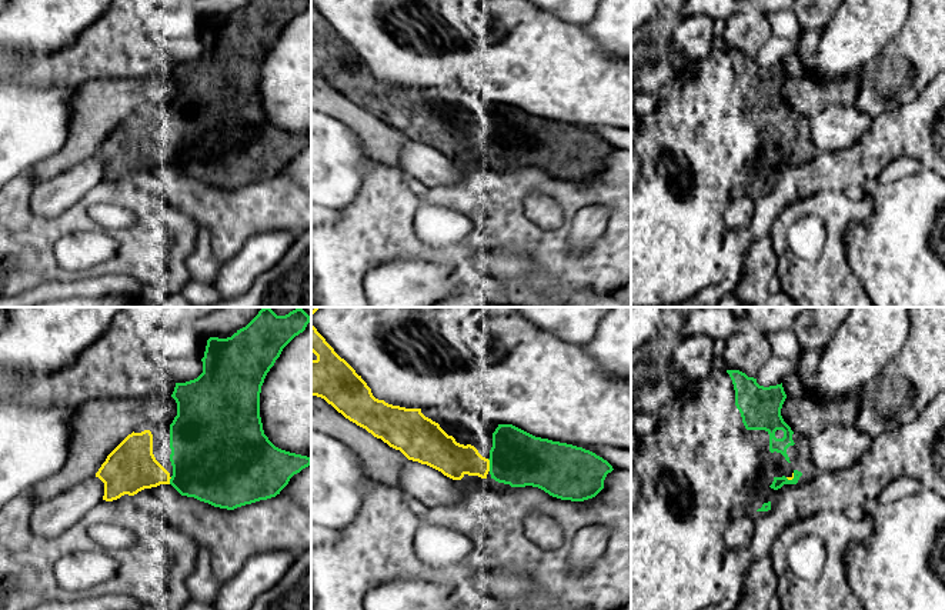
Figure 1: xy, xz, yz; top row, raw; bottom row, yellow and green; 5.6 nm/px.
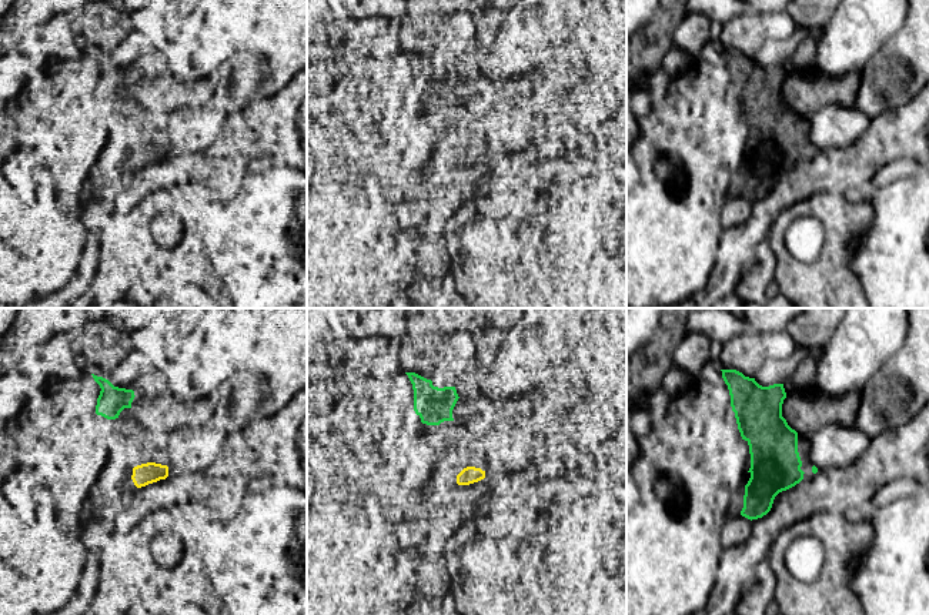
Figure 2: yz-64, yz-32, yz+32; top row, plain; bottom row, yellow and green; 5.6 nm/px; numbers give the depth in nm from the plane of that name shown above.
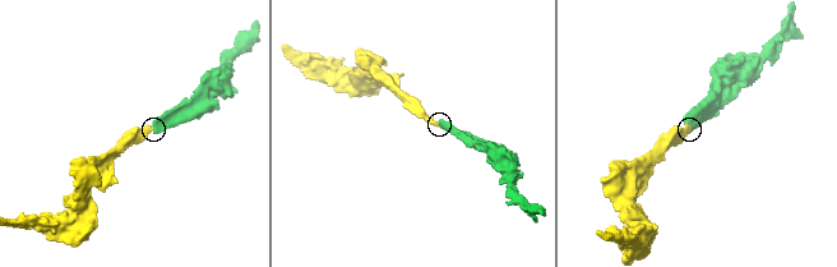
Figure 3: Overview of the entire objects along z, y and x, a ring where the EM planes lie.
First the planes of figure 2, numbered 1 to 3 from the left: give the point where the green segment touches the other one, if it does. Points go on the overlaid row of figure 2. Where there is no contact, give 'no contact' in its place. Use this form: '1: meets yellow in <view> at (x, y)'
1: no contact
2: no contact
3: no contact

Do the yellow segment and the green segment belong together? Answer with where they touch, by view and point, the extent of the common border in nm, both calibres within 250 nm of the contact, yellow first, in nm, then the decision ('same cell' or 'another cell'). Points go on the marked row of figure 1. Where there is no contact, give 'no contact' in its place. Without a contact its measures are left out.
xz (488, 464) | 70 nm | 200/300 nm | same cell

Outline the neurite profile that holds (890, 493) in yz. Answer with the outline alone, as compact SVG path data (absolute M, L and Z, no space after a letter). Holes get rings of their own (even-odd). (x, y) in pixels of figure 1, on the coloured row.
M909 479L905 484L889 483L881 490L879 497L878 497L878 504L879 507L882 507L901 497L915 494L922 489L924 489L922 484L915 479Z

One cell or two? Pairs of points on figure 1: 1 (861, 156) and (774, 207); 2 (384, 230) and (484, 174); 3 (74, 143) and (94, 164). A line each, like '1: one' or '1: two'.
1: one
2: one
3: two

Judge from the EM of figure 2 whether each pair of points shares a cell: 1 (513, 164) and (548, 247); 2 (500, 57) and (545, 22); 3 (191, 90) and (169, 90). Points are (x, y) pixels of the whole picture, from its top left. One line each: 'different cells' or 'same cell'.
1: different cells
2: same cell
3: same cell

